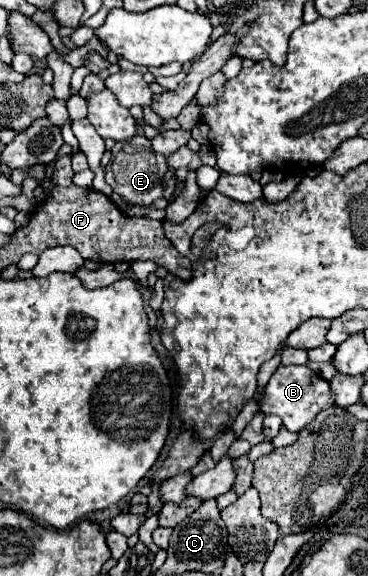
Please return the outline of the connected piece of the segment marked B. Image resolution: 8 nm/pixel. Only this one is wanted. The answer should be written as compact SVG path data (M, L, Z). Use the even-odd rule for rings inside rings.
M279 366L271 380L265 386L265 398L261 404L261 410L265 414L275 414L283 420L283 426L291 432L303 430L321 410L327 410L333 406L335 394L331 390L331 384L321 378L317 372L309 370L307 366Z

